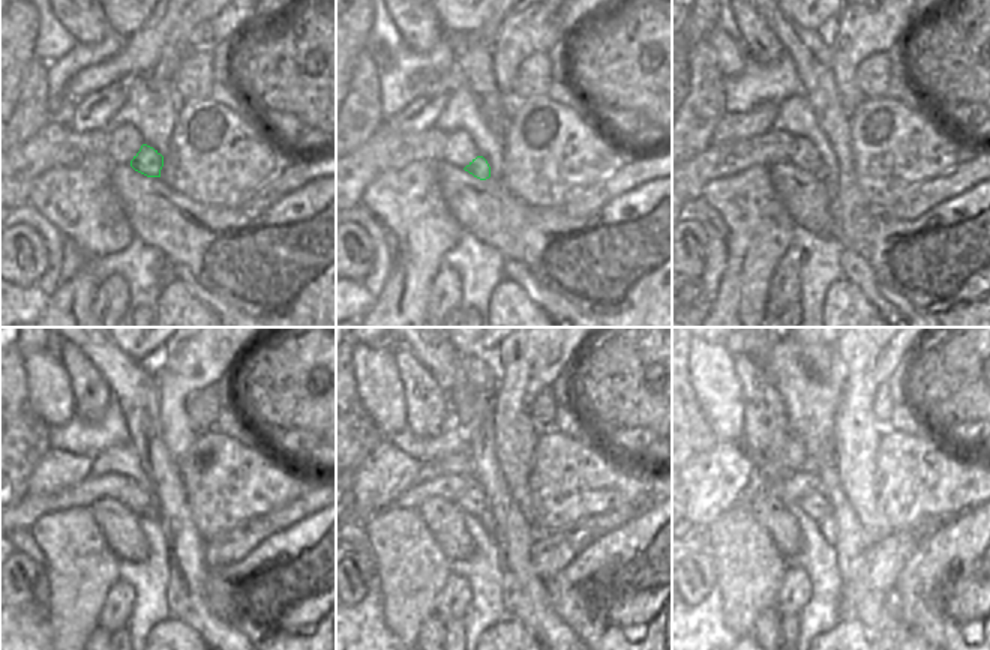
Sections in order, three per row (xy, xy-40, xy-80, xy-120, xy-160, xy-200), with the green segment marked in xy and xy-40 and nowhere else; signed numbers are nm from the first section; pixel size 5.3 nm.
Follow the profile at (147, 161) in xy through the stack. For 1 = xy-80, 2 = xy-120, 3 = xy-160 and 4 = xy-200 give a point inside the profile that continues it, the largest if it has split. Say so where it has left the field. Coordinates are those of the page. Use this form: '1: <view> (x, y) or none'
1: xy-80 (821, 173)
2: xy-120 (150, 511)
3: xy-160 (486, 518)
4: xy-200 (827, 526)

